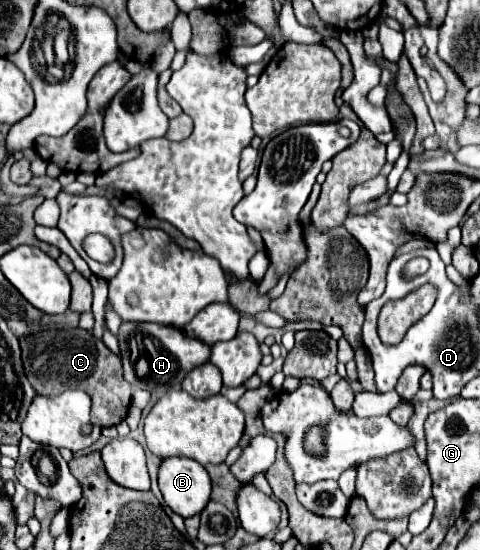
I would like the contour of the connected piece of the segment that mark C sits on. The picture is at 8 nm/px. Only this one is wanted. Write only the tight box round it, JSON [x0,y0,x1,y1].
[18,328,132,428]

